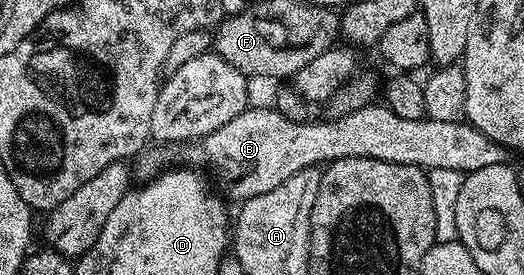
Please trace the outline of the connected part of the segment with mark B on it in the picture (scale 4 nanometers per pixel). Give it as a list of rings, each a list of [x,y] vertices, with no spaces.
[[[382,103],[365,105],[342,117],[331,116],[330,121],[314,120],[293,121],[280,115],[272,107],[266,107],[266,109],[248,107],[240,115],[236,115],[236,119],[228,119],[228,123],[224,123],[224,127],[187,144],[185,146],[186,157],[191,161],[187,162],[194,167],[211,165],[218,172],[223,187],[235,197],[235,202],[241,203],[247,201],[249,197],[264,195],[264,191],[272,191],[272,187],[280,187],[280,183],[284,183],[284,179],[292,179],[292,175],[296,175],[296,171],[313,169],[323,163],[340,159],[356,159],[357,157],[380,159],[388,163],[417,165],[418,168],[427,171],[431,169],[460,171],[463,175],[472,171],[480,171],[480,167],[504,165],[508,161],[506,158],[508,151],[503,145],[488,139],[488,135],[484,135],[484,131],[480,131],[465,120],[440,123],[429,119],[400,119],[400,115],[396,115]]]

